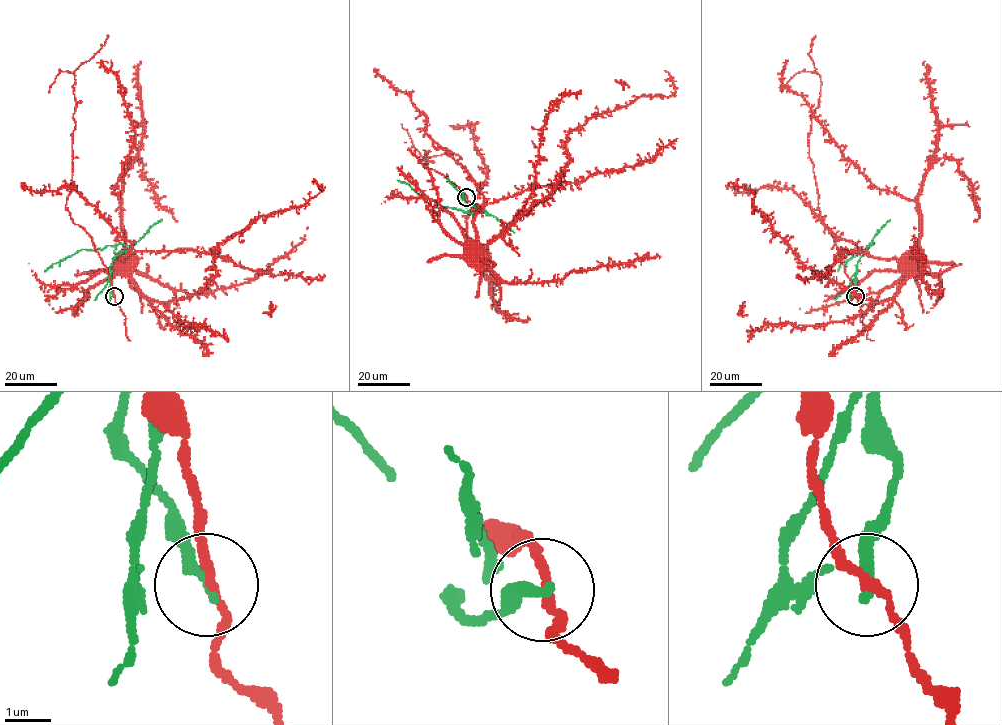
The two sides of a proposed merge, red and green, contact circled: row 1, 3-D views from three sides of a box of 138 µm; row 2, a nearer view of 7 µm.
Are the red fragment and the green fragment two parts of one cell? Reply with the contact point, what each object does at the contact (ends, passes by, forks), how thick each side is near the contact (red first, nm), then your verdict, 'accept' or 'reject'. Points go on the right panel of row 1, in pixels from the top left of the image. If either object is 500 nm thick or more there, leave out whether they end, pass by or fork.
at (855, 296); red passes by; green ends there; 190 nm thick on the red side, 240 nm on the other; reject

